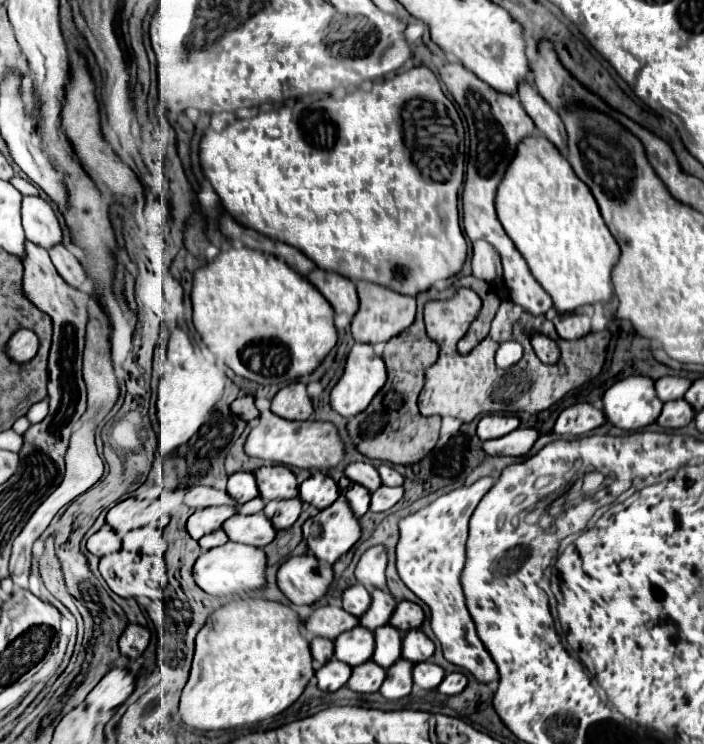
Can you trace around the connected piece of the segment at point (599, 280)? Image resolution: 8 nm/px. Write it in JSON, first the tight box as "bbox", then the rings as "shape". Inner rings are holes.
{"bbox":[496,134,620,314],"shape":[[[534,134],[530,136],[530,140],[526,140],[526,144],[518,146],[518,152],[510,162],[510,168],[506,170],[506,176],[498,186],[496,212],[506,234],[512,238],[514,246],[524,256],[532,276],[552,298],[552,308],[558,314],[572,312],[580,306],[610,302],[610,298],[614,296],[612,268],[620,260],[620,246],[610,234],[608,226],[604,224],[600,208],[590,188],[574,174],[568,160],[544,136]]]}

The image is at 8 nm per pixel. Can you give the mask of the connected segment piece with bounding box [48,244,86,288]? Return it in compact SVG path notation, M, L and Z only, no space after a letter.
M56 244L48 252L50 252L50 258L52 258L54 266L58 266L58 272L62 274L62 278L70 286L74 286L74 288L84 288L86 286L86 272L84 272L84 268L80 266L76 256L64 244Z

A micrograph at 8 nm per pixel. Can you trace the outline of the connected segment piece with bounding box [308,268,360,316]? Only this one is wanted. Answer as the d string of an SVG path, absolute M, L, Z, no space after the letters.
M316 268L310 272L308 280L320 290L320 294L332 304L336 314L348 314L354 316L358 312L358 292L352 280L336 274Z

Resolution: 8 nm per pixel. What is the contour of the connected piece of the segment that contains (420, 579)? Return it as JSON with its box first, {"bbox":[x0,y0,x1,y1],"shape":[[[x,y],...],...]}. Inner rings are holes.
{"bbox":[396,476,500,684],"shape":[[[486,476],[472,486],[456,488],[430,506],[400,520],[400,540],[396,544],[396,570],[400,580],[430,608],[430,626],[442,644],[444,658],[454,666],[468,670],[478,682],[490,684],[500,680],[498,668],[476,634],[476,626],[466,608],[466,598],[460,584],[460,574],[466,564],[466,540],[468,540],[468,520],[484,498],[484,494],[494,486],[494,478]]]}

